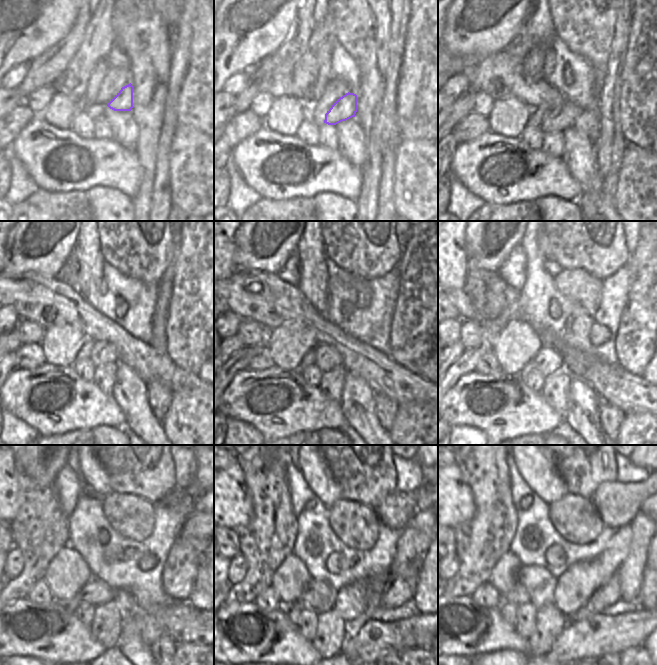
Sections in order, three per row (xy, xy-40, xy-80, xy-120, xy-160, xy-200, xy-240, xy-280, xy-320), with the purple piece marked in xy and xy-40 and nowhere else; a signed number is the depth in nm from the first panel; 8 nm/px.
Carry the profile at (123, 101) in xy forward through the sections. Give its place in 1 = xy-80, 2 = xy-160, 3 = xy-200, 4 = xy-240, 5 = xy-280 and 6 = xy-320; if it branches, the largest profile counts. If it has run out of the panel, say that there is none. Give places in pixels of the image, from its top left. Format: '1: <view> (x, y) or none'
1: xy-80 (563, 116)
2: xy-160 (327, 358)
3: xy-200 (548, 360)
4: xy-240 (96, 592)
5: xy-280 (308, 597)
6: xy-320 (518, 595)

